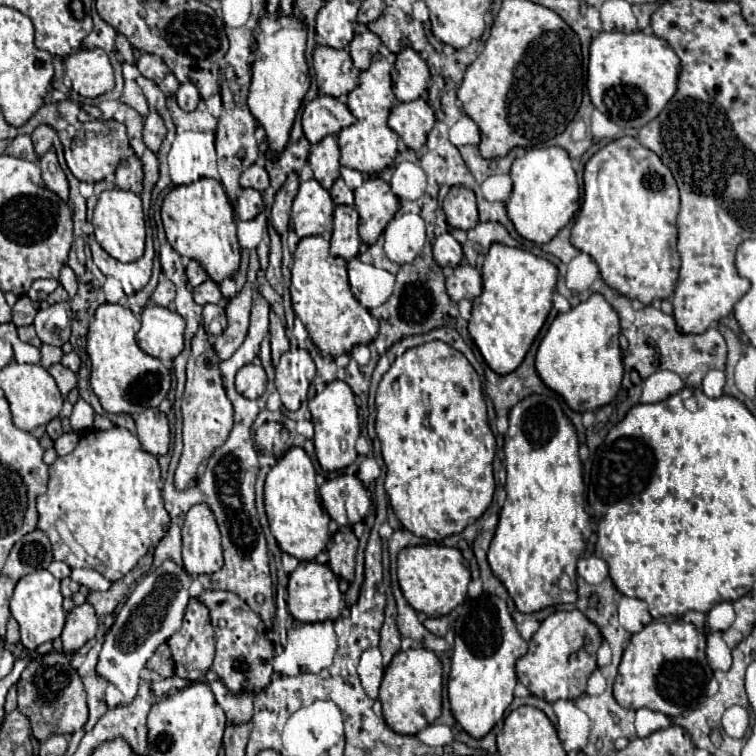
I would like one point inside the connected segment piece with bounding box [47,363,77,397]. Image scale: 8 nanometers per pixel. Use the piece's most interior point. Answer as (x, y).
(66, 380)

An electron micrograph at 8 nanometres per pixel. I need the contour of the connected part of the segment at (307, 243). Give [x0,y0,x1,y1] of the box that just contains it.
[291,235,379,355]

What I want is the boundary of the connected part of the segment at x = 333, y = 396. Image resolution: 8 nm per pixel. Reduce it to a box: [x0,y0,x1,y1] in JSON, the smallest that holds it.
[309,381,359,471]

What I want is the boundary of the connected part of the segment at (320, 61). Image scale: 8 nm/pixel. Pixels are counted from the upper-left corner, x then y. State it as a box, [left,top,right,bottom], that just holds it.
[313,47,357,97]

